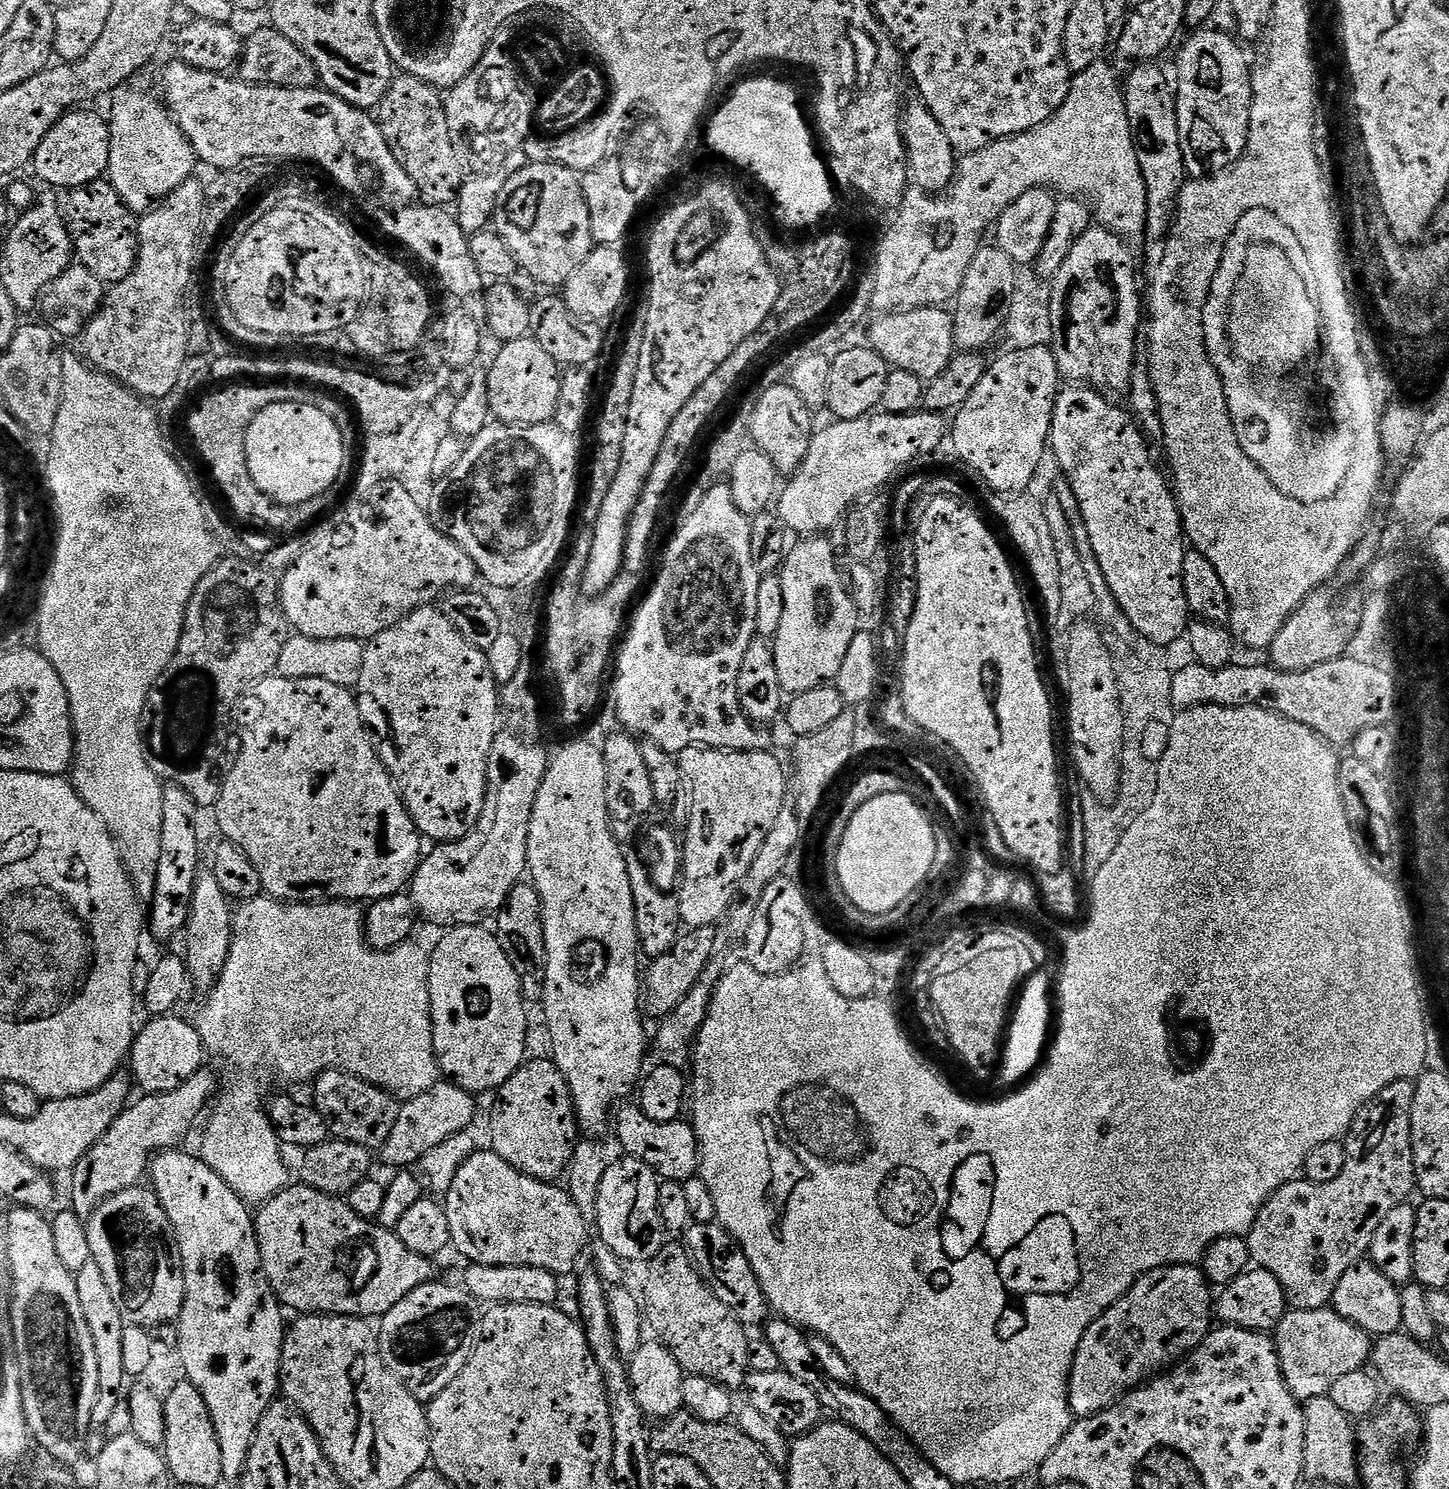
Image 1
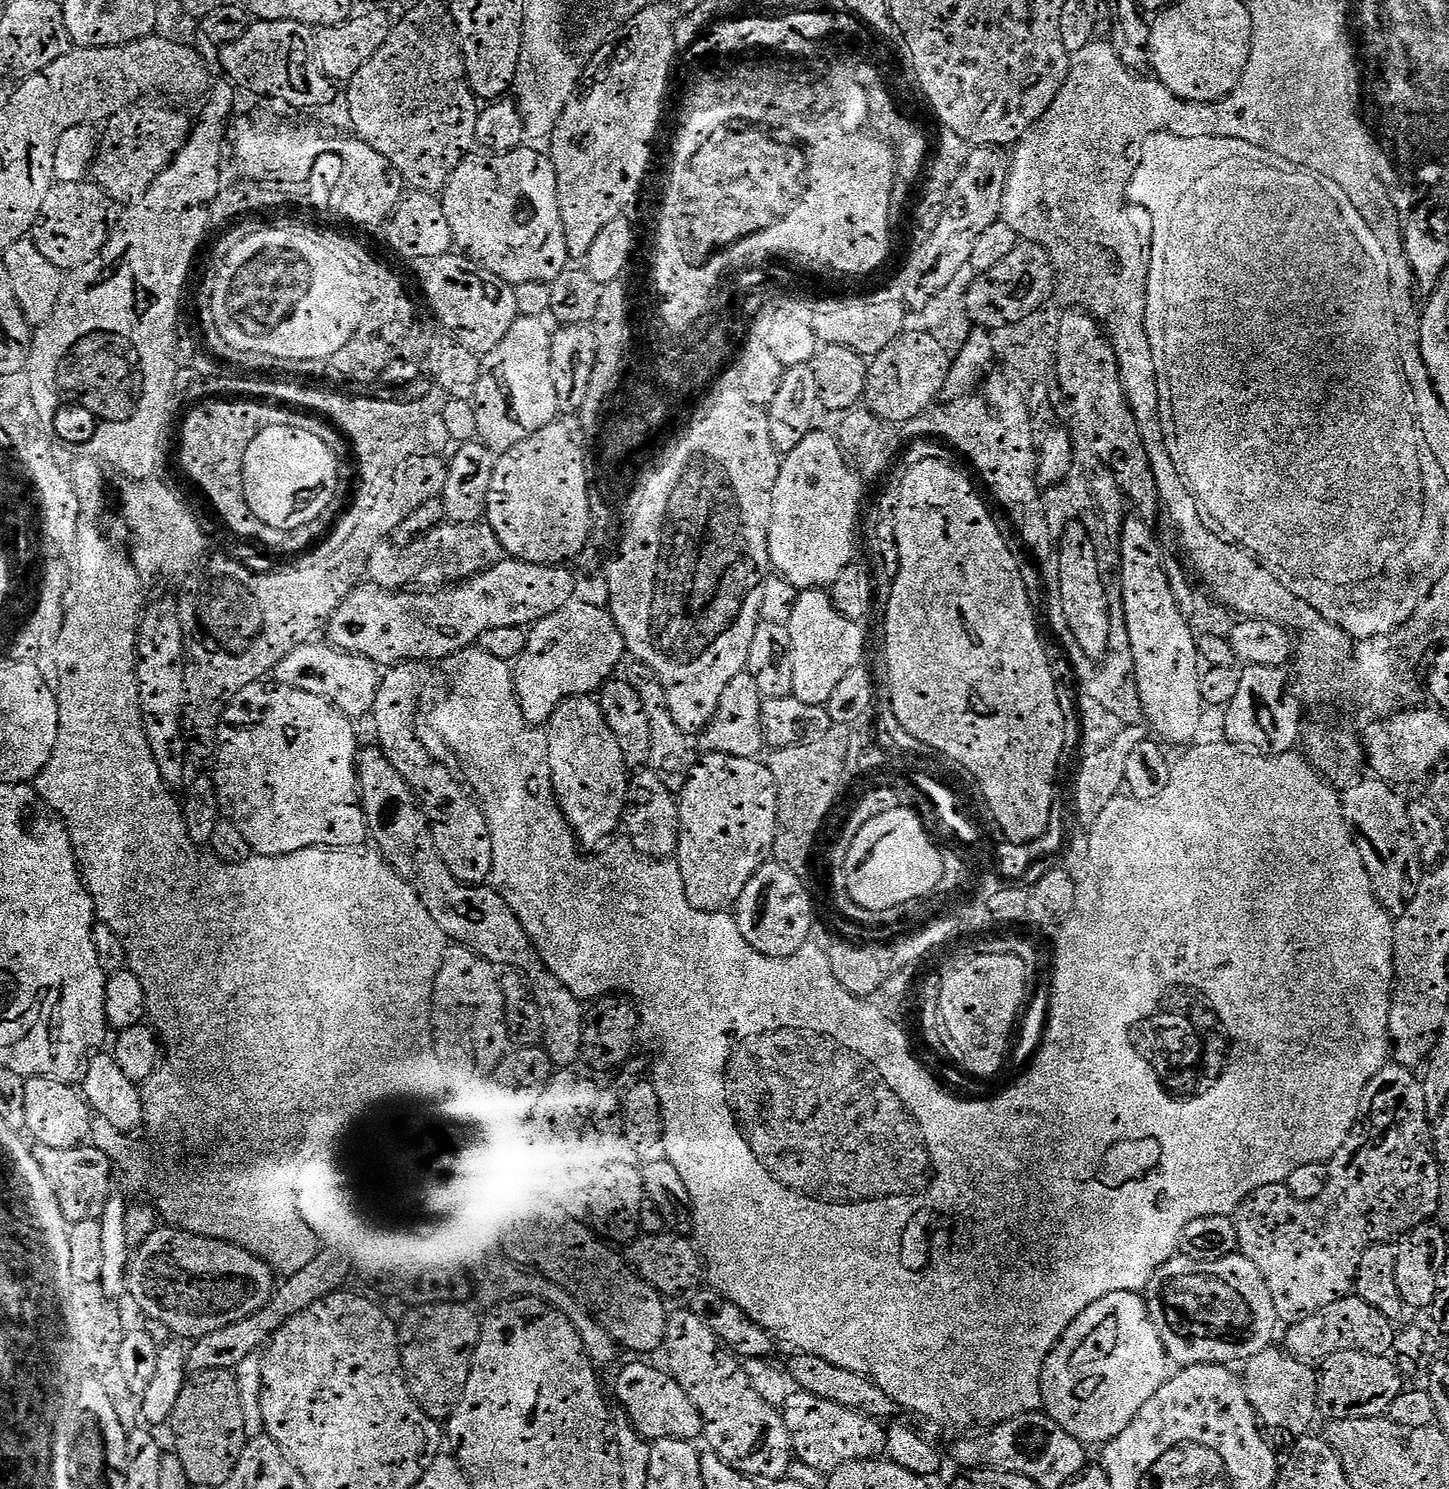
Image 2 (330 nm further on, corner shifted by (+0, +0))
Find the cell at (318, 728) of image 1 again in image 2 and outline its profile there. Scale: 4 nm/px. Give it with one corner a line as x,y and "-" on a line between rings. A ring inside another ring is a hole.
257,682
246,686
229,702
220,722
219,747
214,756
216,793
223,815
242,832
242,837
246,838
255,855
285,856
307,848
358,848
369,839
368,823
364,820
364,808
360,805
360,780
356,776
356,758
362,744
356,741
355,727
357,725
352,717
342,714
342,710
335,708
326,698
275,682

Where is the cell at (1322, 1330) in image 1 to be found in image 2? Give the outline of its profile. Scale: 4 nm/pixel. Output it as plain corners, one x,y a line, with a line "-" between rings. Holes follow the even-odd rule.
1270,1346
1258,1354
1254,1354
1249,1360
1243,1361
1242,1379
1246,1398
1250,1406
1256,1412
1256,1419
1265,1429
1285,1428
1292,1432
1304,1420
1304,1411
1313,1407
1316,1401
1316,1377
1307,1363
1289,1356
1287,1351
1279,1347

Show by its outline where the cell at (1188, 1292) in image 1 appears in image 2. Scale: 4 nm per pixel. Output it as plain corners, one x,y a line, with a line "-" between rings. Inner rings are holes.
1111,1292
1086,1306
1050,1350
1040,1374
1040,1402
1046,1415
1058,1422
1066,1434
1078,1438
1085,1446
1103,1446
1118,1438
1118,1434
1134,1422
1138,1410
1154,1398
1169,1372
1168,1355
1164,1353
1158,1330
1148,1316
1143,1295
1139,1292

